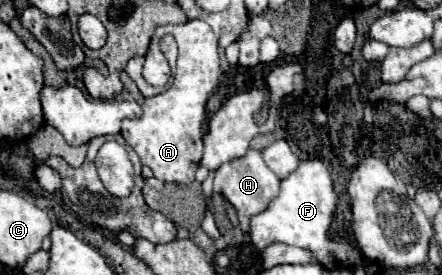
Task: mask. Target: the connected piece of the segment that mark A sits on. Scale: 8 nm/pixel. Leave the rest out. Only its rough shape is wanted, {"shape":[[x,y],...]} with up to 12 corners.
{"shape":[[208,23],[160,27],[174,81],[122,137],[164,183],[192,183],[206,103],[222,79]]}

